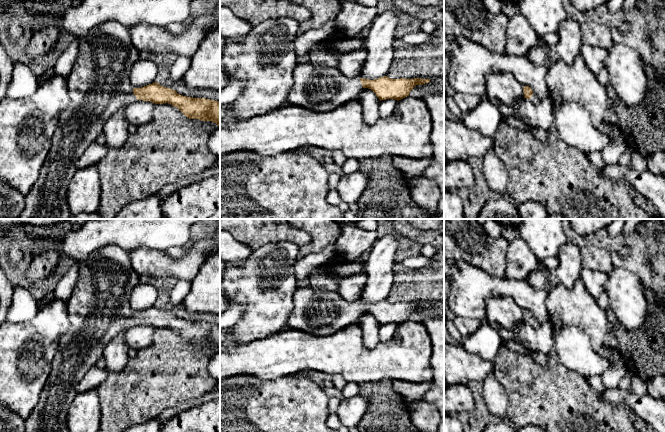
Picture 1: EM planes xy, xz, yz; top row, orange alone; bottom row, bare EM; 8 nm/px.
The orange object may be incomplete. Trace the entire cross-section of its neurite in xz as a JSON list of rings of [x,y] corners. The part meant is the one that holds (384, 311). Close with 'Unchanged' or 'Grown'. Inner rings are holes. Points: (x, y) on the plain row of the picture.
[[[297,288],[293,296],[293,309],[287,325],[292,329],[311,334],[333,334],[358,320],[363,312],[371,313],[379,324],[397,325],[409,320],[416,309],[429,307],[430,303],[391,303],[387,300],[369,304],[347,302],[337,291]]]. Grown

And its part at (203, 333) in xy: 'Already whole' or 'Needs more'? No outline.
Needs more

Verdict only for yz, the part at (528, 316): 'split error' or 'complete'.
split error

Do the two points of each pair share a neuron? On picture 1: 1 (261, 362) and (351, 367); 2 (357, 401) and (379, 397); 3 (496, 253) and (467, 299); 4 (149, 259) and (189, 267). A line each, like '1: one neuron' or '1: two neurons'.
1: one neuron
2: two neurons
3: two neurons
4: one neuron

